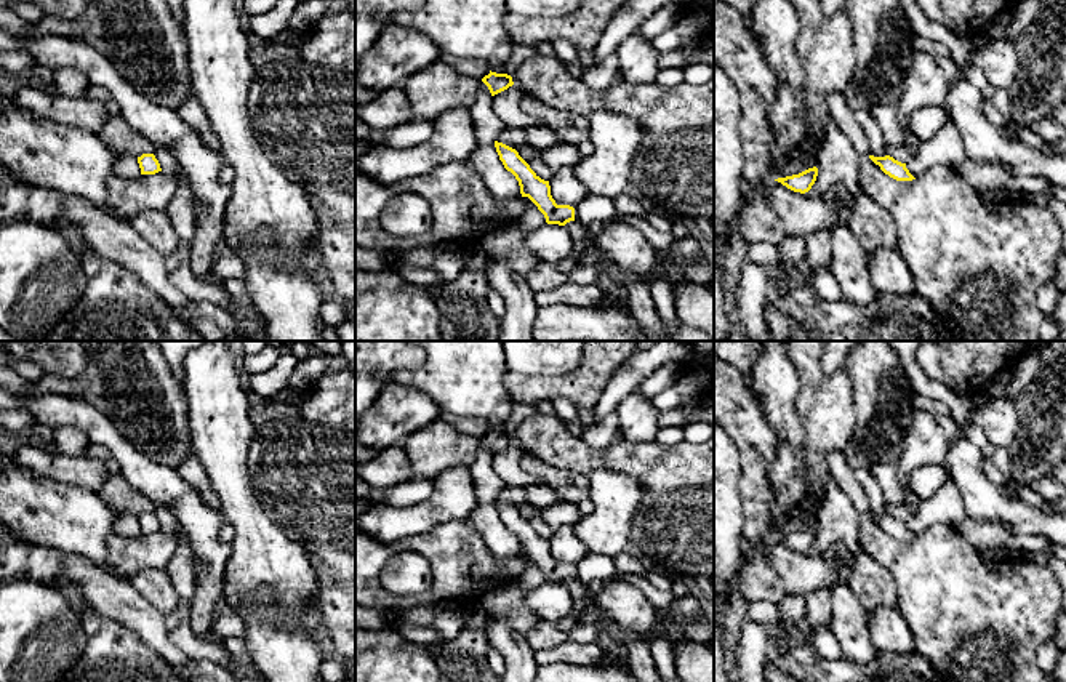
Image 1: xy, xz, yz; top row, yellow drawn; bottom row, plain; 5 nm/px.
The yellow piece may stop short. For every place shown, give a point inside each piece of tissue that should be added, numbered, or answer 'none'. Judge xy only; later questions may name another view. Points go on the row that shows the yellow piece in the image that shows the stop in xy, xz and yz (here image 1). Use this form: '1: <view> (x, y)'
none

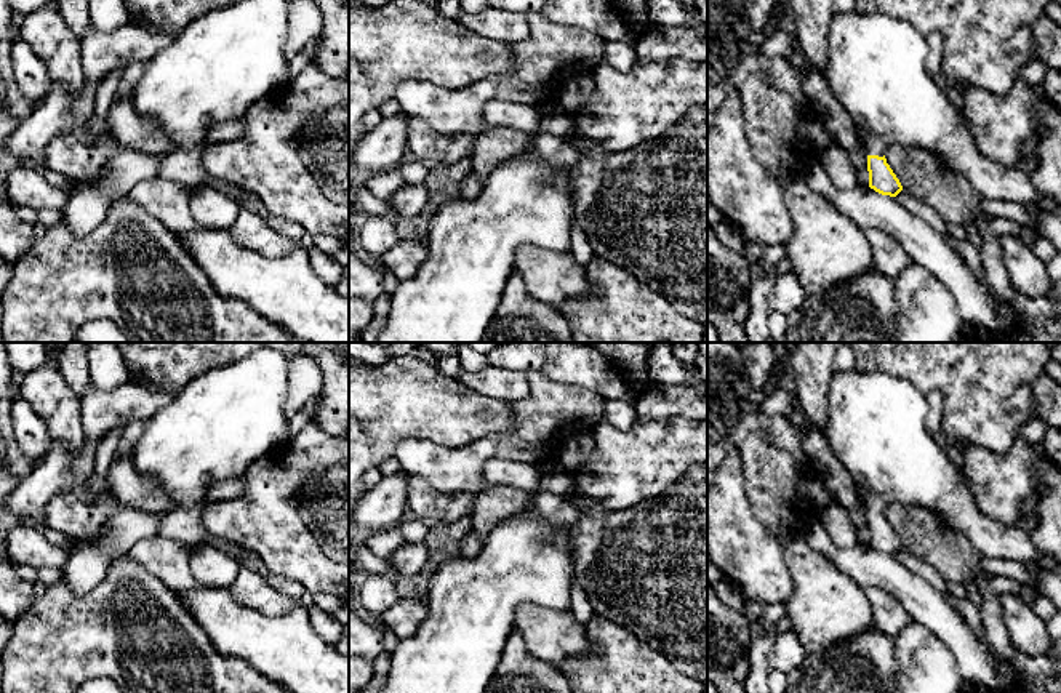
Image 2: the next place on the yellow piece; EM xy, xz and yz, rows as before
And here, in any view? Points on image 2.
1: yz (876, 68)

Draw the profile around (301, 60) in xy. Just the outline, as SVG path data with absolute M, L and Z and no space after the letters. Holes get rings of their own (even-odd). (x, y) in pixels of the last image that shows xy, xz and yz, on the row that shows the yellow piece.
M318 38L310 40L301 51L290 59L288 80L293 82L310 62L315 54Z

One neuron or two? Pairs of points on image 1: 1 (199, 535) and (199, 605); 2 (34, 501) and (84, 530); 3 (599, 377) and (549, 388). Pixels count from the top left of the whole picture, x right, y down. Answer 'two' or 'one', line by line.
1: one
2: one
3: one

